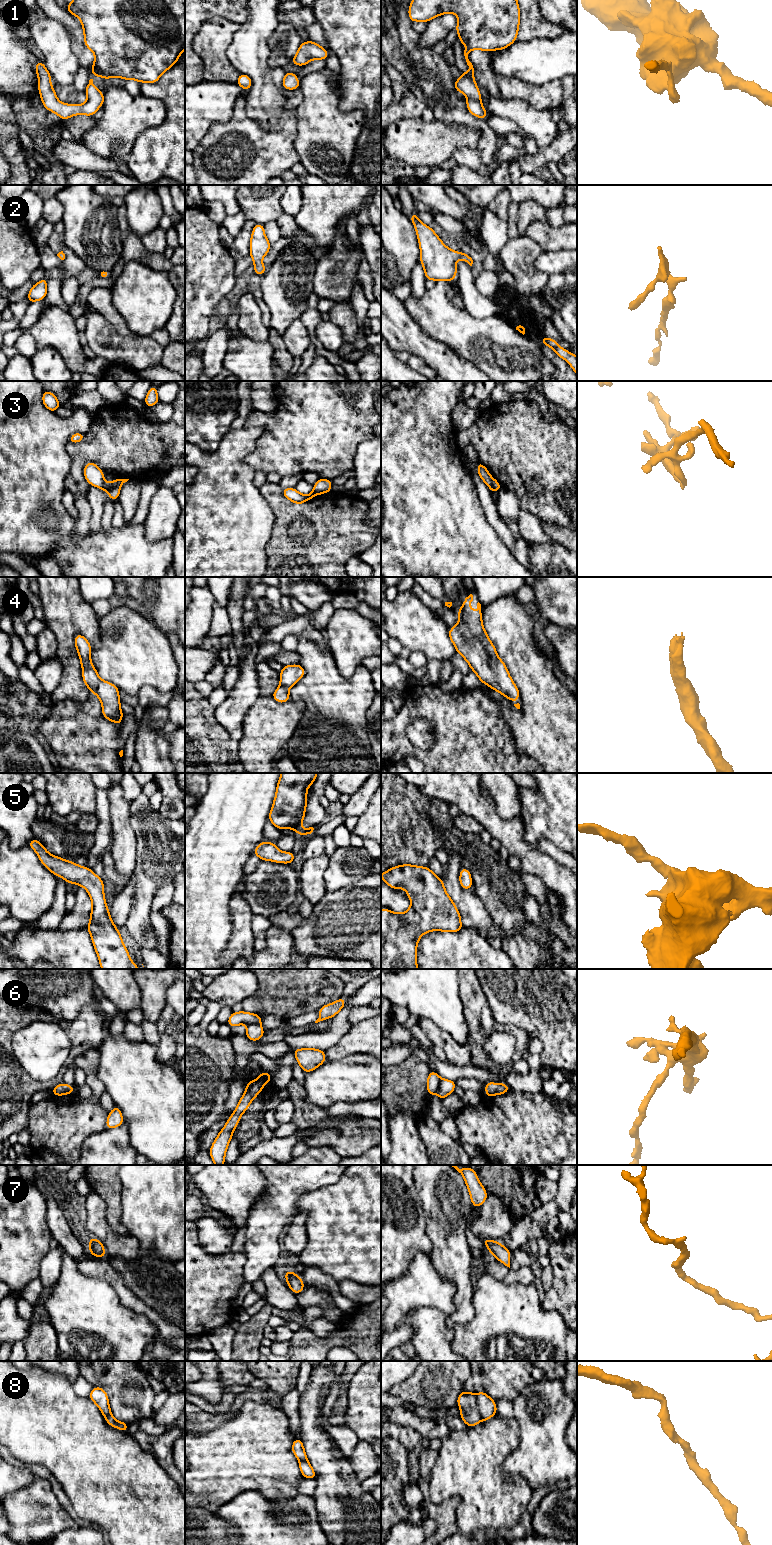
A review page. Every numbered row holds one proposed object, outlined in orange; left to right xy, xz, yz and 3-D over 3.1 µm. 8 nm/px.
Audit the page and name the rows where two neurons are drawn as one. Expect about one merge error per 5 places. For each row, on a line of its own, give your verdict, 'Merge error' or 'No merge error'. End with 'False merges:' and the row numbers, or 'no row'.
1: No merge error
2: No merge error
3: Merge error
4: No merge error
5: No merge error
6: No merge error
7: No merge error
8: No merge error
False merges: 3

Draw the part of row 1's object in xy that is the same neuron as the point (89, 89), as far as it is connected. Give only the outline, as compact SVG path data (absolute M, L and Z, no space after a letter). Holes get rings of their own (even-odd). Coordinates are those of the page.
M37 61L35 71L39 80L38 90L43 106L50 112L56 113L62 121L80 114L94 116L104 103L104 94L94 86L93 79L90 79L85 89L87 101L84 104L64 104L57 99L55 89L51 86L51 75L45 64Z

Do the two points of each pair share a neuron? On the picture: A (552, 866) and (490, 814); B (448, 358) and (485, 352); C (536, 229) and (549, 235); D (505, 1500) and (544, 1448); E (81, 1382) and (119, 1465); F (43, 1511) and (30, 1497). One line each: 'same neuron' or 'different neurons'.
A: same neuron
B: different neurons
C: same neuron
D: different neurons
E: different neurons
F: same neuron

